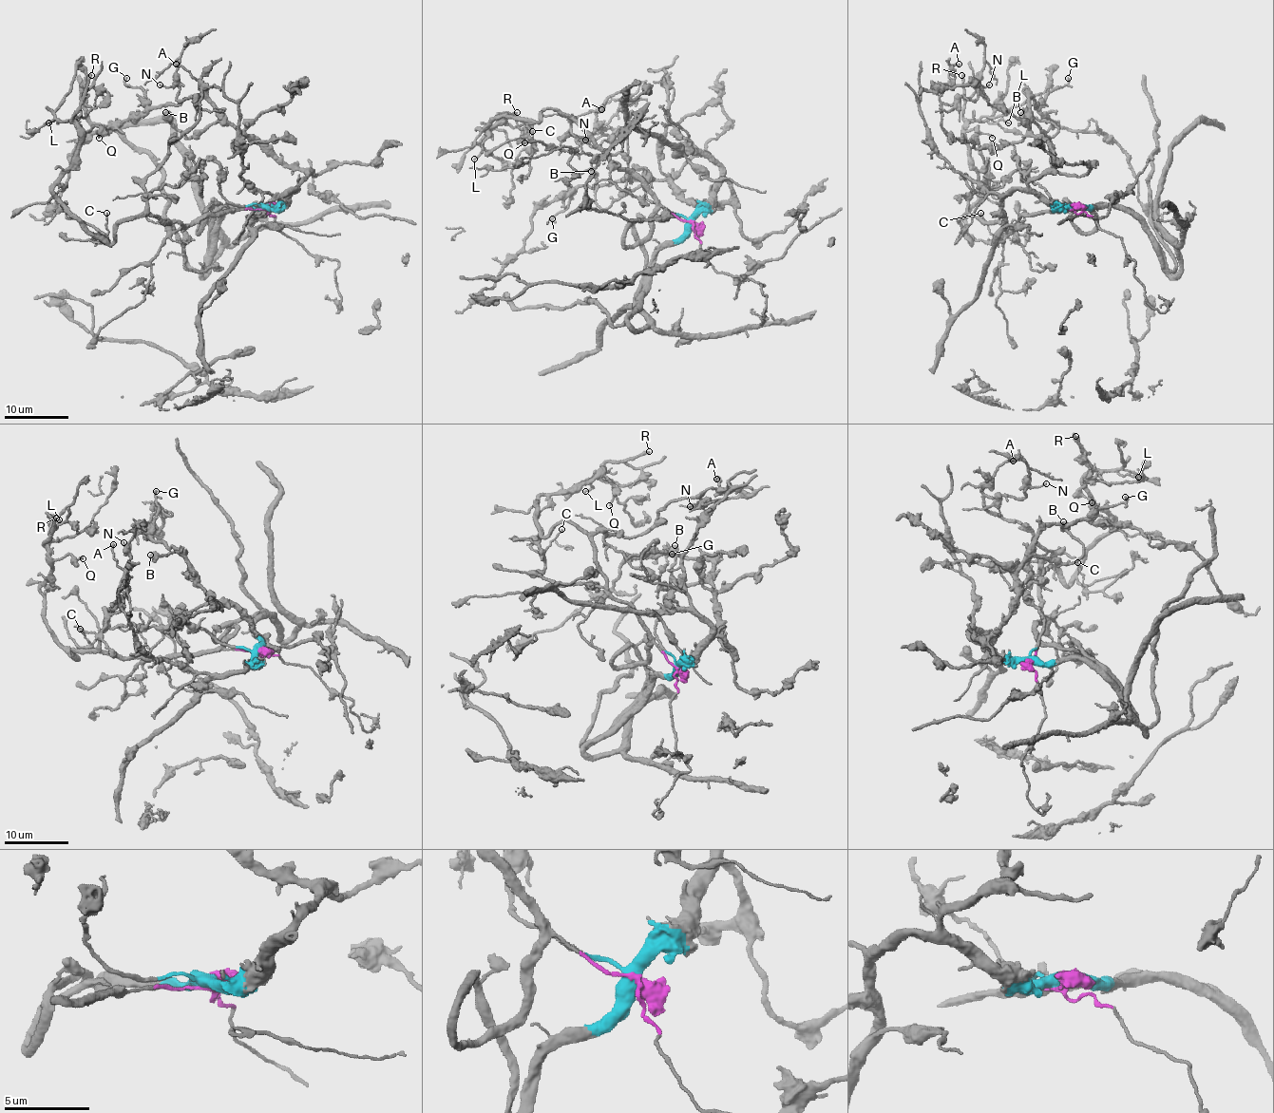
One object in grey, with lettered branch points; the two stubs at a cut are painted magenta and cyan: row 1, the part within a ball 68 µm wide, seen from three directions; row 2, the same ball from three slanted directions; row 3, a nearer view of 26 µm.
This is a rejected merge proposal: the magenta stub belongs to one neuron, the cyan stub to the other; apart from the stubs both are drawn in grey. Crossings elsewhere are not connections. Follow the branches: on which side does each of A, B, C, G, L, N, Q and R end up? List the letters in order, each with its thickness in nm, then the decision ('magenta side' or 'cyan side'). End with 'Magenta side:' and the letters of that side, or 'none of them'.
A: 170 nm thick; magenta side
B: 750 nm thick; cyan side
C: 110 nm thick; magenta side
G: 170 nm thick; cyan side
L: 140 nm thick; magenta side
N: 90 nm thick; magenta side
Q: 140 nm thick; magenta side
R: 280 nm thick; magenta side
Magenta side: A, C, L, N, Q, R

